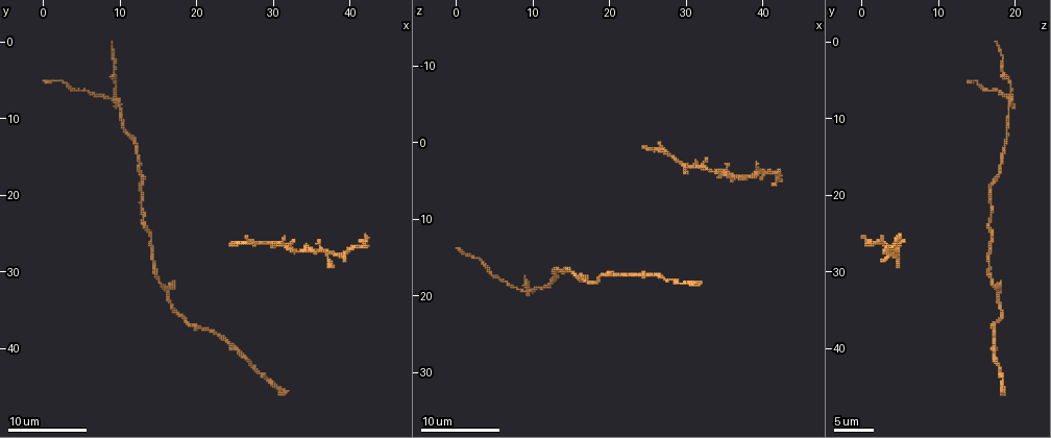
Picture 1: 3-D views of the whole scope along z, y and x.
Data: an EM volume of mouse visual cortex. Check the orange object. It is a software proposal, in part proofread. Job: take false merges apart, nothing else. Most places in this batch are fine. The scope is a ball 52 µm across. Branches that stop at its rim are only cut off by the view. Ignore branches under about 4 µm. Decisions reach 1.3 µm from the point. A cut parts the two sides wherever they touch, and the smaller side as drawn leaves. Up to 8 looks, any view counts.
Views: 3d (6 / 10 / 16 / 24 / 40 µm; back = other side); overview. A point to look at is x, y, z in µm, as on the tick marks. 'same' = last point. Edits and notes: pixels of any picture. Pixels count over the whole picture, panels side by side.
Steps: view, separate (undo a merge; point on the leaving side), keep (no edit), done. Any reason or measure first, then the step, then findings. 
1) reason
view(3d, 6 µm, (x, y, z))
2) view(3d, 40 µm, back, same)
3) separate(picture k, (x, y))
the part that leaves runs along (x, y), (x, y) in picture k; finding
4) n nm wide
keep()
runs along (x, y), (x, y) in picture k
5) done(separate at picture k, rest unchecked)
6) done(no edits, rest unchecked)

view(3d, 16 µm, (16.5, 33.0, 18.0))

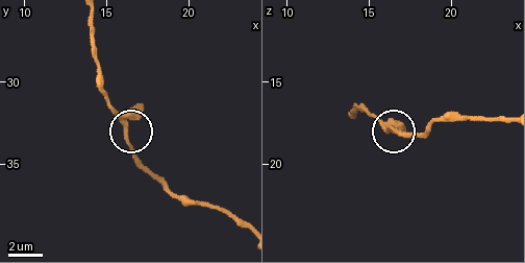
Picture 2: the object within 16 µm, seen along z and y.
view(3d, 6 µm, (16.2, 32.7, 18.0))

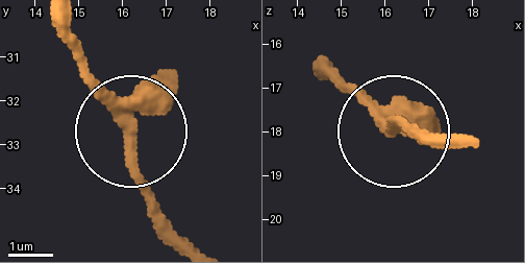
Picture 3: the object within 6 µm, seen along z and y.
320 nm wide
keep()
continuous, no second neuron

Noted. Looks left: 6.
sudden change in width
view(3d, 10 µm, (11.0, 12.0, 19.0))

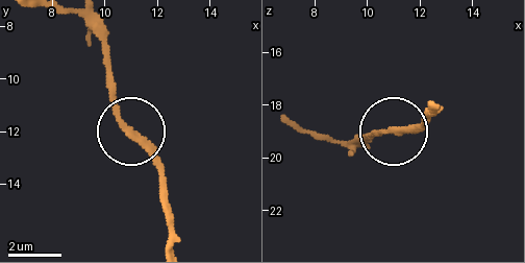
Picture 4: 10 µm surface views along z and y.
view(3d, 6 µm, (11.1, 12.1, 19.0))

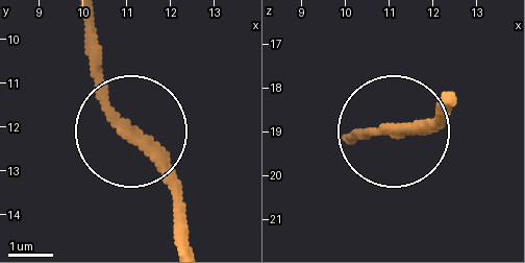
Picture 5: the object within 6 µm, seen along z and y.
keep()
runs along (186, 240), (168, 173), (108, 94), (93, 30) in picture 5; all the same neuron

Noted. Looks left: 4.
three-way junction
view(3d, 16 µm, (9.5, 7.5, 19.5))

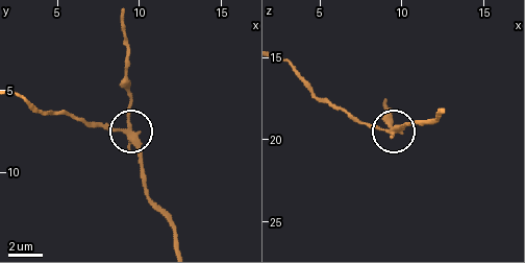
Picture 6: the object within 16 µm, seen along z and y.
3 arms
separate(picture 6, (129, 108))
the part that leaves runs along (130, 133), (123, 20) in picture 6; a second neuron is stuck on

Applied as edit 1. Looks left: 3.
view(overview)

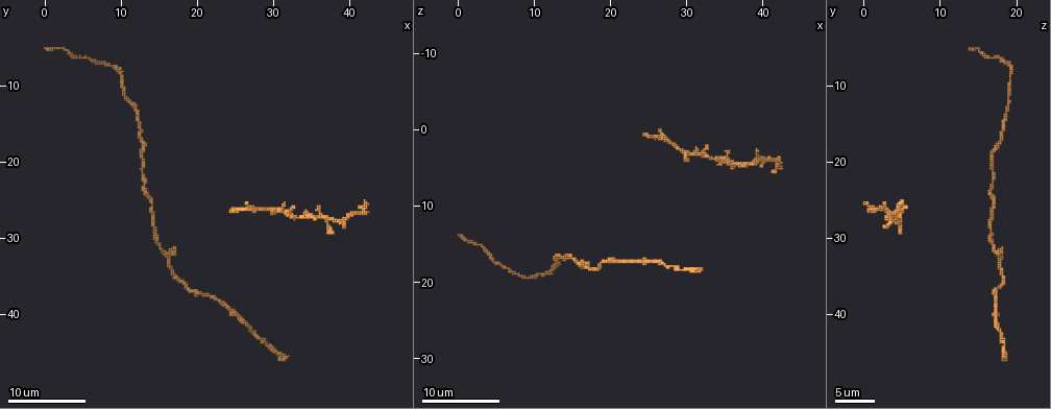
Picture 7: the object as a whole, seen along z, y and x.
four arms meet
view(3d, 10 µm, (30.5, 26.5, 3.0))

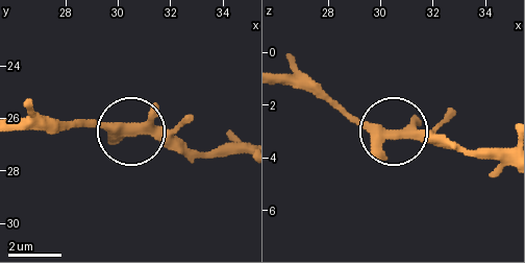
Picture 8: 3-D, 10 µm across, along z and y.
340 nm wide
keep()
all the same neuron

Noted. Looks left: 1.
done(separate at picture 6, rest unchecked)

